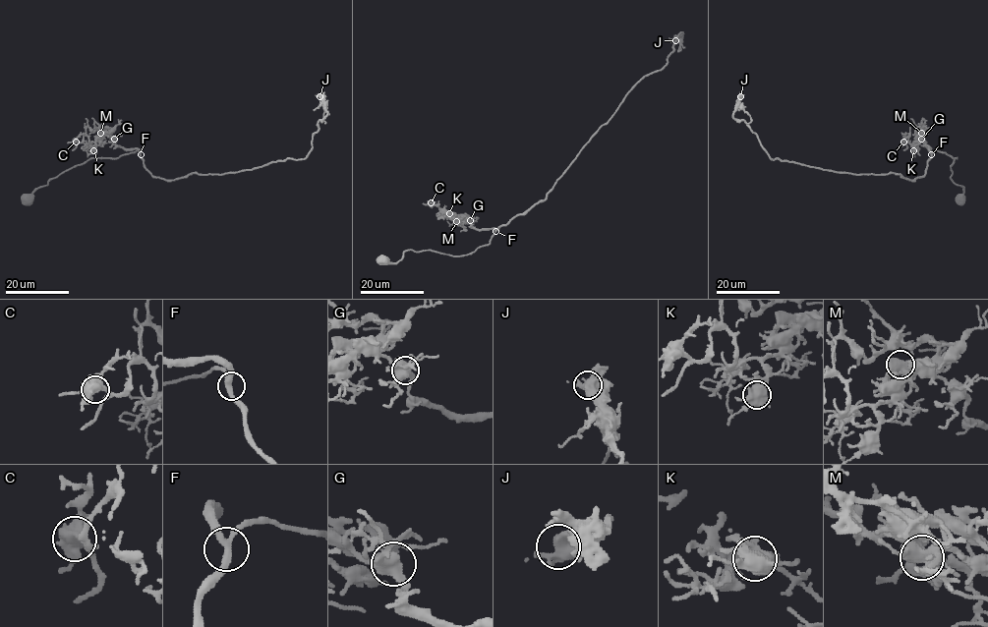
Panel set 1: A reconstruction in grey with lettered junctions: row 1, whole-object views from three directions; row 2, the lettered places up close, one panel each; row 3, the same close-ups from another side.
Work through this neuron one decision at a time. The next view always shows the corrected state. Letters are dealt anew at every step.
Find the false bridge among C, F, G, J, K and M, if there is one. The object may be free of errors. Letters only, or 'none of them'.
G

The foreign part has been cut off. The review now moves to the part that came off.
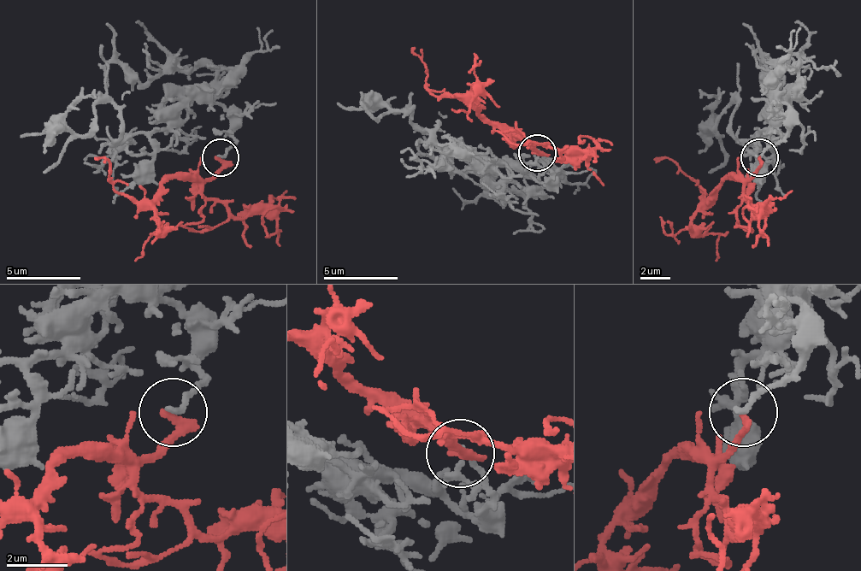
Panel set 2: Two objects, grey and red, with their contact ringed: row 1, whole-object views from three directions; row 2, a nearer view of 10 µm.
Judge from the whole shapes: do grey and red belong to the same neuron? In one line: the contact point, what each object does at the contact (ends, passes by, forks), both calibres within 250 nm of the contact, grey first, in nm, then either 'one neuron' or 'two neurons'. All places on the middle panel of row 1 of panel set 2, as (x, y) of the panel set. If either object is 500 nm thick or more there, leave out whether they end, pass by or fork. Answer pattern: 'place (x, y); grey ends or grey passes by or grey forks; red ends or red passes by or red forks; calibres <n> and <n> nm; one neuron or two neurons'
place (537, 153); grey ends; red ends; calibres 200 and 280 nm; two neurons

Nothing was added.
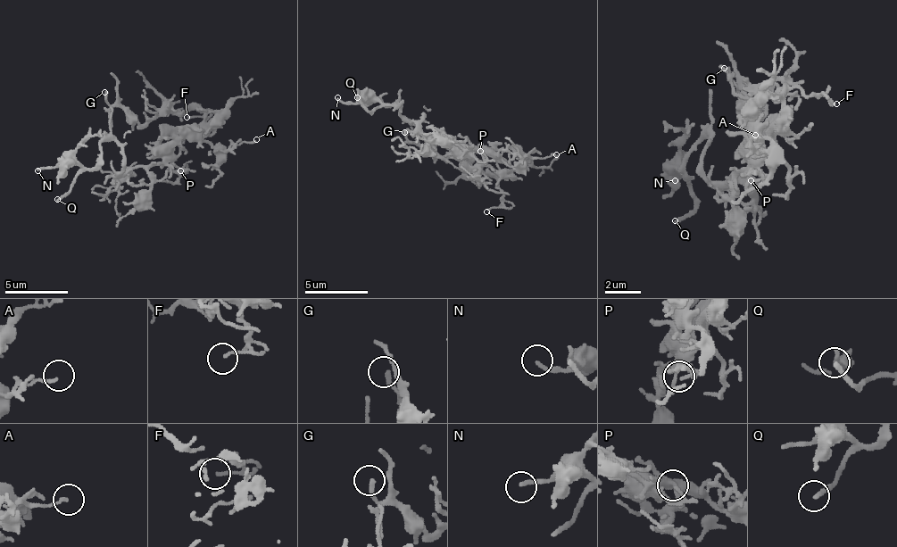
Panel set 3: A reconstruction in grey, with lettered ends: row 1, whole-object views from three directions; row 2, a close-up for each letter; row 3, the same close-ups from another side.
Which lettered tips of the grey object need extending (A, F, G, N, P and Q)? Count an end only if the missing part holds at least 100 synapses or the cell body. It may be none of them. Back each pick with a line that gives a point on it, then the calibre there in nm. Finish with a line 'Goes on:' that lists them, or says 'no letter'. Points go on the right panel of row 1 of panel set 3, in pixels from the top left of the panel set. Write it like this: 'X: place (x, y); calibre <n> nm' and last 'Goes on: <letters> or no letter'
Q: place (675, 220); calibre 200 nm
Goes on: Q

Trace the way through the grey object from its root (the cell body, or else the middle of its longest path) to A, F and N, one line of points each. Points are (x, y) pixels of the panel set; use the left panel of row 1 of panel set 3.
A: (154, 145), (174, 145), (183, 136), (203, 136), (228, 152), (234, 145), (256, 139)
F: (154, 145), (164, 136), (186, 136), (203, 120), (199, 104), (203, 113), (199, 117), (186, 117)
N: (154, 145), (152, 161), (127, 174), (123, 152), (113, 142), (101, 145), (92, 168), (57, 164), (37, 170)

